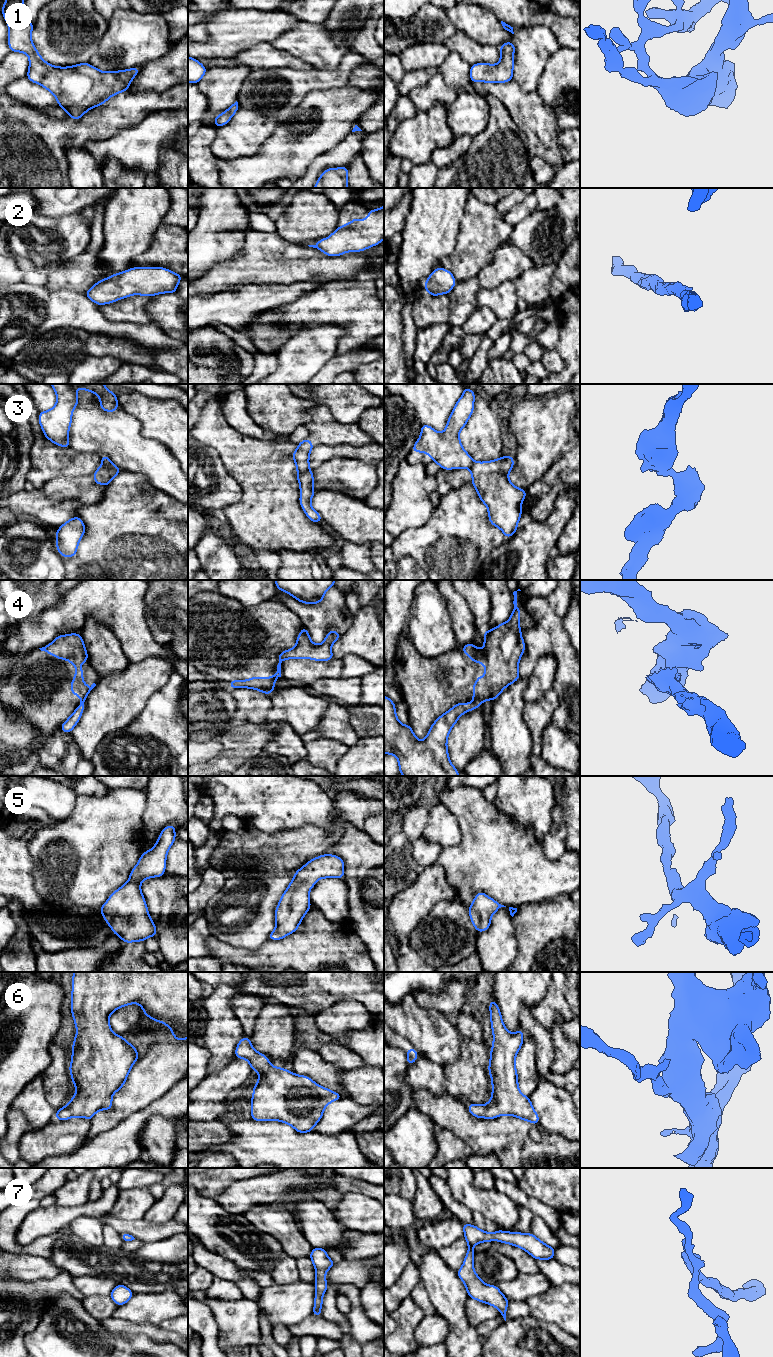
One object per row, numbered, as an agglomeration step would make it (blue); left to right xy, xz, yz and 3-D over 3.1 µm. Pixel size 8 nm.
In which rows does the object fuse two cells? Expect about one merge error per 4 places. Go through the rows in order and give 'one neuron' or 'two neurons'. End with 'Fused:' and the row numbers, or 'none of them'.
1: one neuron
2: one neuron
3: two neurons
4: two neurons
5: one neuron
6: one neuron
7: one neuron
Fused: 3, 4

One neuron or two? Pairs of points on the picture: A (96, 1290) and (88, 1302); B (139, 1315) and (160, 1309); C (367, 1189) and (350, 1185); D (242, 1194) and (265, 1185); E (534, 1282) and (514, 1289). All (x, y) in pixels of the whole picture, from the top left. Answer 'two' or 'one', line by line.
A: two
B: one
C: one
D: one
E: one

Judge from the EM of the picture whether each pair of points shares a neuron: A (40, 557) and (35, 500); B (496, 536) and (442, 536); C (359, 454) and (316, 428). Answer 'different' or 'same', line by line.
A: different
B: same
C: different

